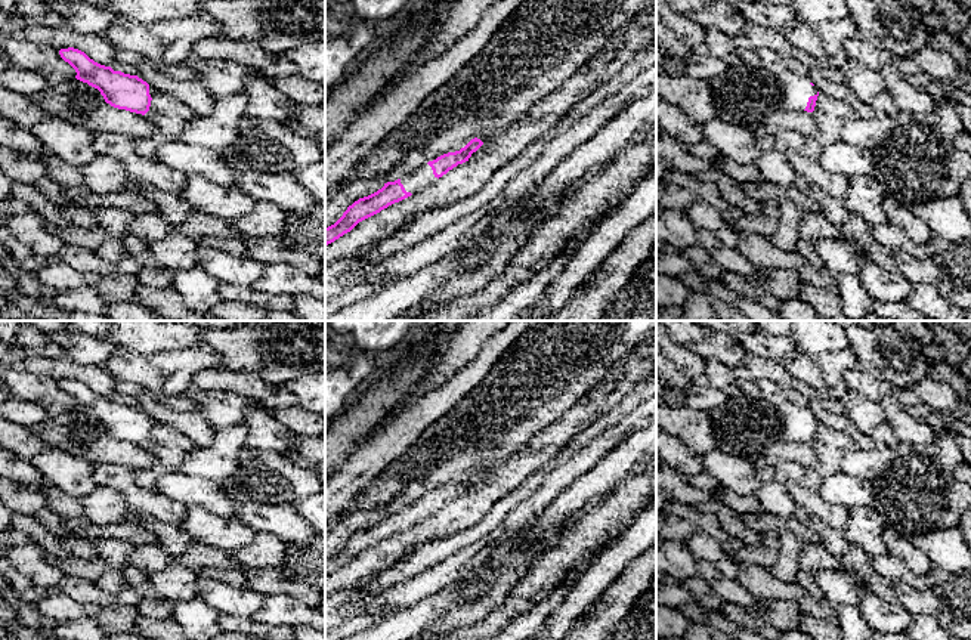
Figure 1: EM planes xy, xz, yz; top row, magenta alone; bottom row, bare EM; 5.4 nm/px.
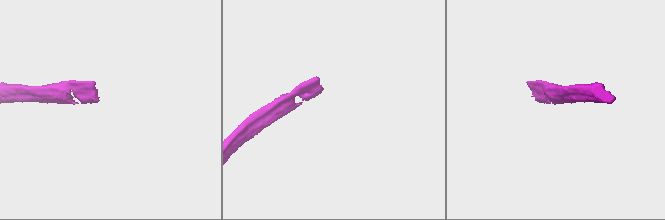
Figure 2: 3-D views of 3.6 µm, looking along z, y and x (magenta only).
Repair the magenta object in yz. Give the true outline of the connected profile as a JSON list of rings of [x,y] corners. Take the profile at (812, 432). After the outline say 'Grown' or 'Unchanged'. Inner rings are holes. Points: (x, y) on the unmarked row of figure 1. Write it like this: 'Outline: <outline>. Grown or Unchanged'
Outline: [[[770,380],[757,383],[763,399],[777,411],[786,439],[794,442],[813,443],[819,423],[807,406],[792,402],[783,390]]]. Grown

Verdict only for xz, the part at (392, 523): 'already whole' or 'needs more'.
needs more

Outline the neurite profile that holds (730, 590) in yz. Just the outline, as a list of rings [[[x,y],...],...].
[[[698,560],[698,576],[703,578],[726,603],[733,603],[746,610],[755,610],[763,603],[737,579],[724,578],[711,562]]]

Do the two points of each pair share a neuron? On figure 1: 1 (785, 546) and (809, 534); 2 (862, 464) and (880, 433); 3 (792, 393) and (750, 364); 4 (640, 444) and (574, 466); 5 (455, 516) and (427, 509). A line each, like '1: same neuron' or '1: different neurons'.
1: different neurons
2: same neuron
3: same neuron
4: different neurons
5: different neurons

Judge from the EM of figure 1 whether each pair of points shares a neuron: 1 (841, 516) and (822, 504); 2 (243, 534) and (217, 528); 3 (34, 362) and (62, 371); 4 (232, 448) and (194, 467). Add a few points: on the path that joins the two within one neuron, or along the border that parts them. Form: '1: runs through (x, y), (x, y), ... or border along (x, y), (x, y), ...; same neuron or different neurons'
1: runs through (837, 516), (826, 509); same neuron
2: runs through (237, 534), (223, 532); same neuron
3: runs through (42, 365), (55, 368); same neuron
4: runs through (223, 453), (215, 461), (203, 461); same neuron

